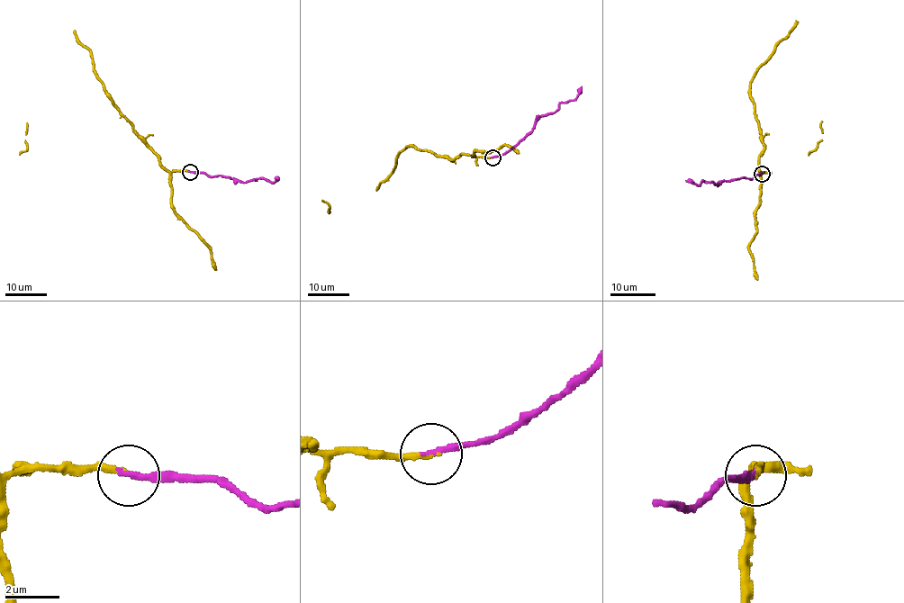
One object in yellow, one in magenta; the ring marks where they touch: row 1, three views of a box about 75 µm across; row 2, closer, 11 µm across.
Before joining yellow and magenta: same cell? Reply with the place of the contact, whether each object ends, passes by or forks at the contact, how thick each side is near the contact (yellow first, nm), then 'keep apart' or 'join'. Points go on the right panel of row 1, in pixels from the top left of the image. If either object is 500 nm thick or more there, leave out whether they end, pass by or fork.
place (762, 174); yellow ends; magenta ends; calibres 240 and 240 nm; join

